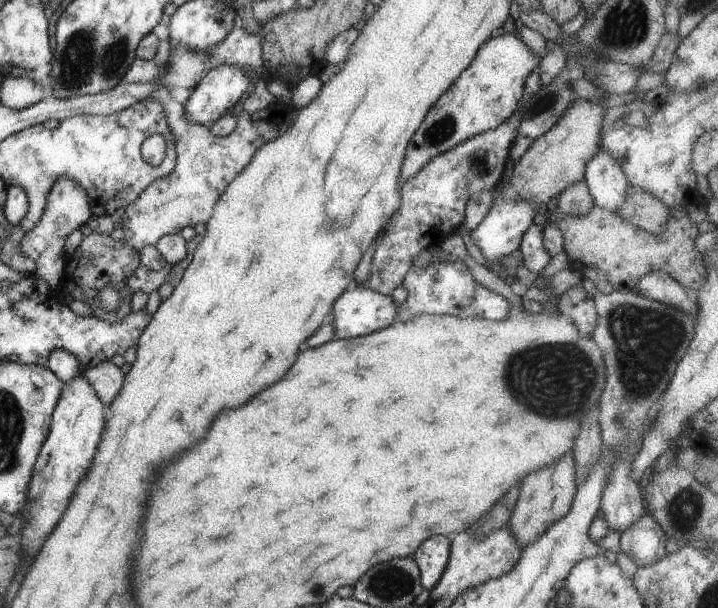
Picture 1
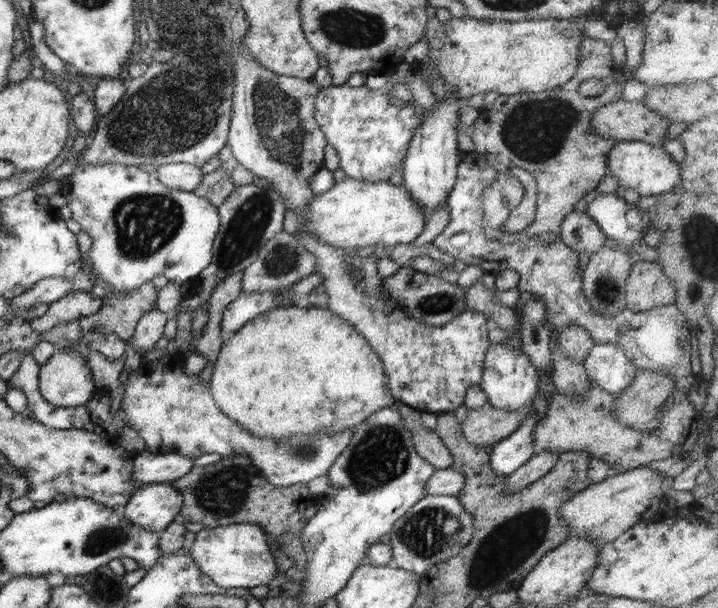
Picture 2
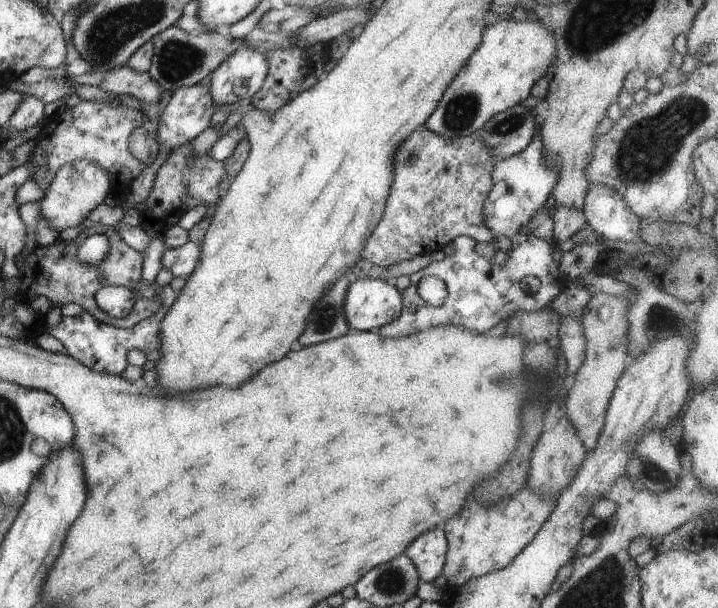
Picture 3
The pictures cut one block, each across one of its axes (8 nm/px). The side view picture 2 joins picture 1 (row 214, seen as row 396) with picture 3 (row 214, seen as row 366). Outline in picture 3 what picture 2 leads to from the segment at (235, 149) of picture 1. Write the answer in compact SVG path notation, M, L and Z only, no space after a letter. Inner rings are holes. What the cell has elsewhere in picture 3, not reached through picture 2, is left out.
M186 144L186 146L180 146L180 148L176 148L174 152L171 152L168 155L168 159L164 162L164 165L158 170L158 174L156 174L156 178L154 178L154 186L152 186L152 192L148 194L148 198L144 200L143 204L145 206L144 210L140 211L141 223L139 226L141 227L142 224L145 226L145 223L148 223L146 226L146 232L149 237L155 235L162 235L157 234L156 222L163 221L167 226L174 227L178 225L182 216L184 216L187 212L196 208L196 206L205 205L205 206L212 206L212 204L218 203L223 196L225 195L225 190L220 188L220 182L224 180L227 176L224 162L214 160L210 154L202 154L202 156L192 156L192 146Z

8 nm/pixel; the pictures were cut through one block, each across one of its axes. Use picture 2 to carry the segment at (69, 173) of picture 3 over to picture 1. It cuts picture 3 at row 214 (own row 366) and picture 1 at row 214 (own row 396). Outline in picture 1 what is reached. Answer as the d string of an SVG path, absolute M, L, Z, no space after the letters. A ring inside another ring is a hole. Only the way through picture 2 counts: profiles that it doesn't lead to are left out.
M60 176L48 196L46 196L46 208L33 230L25 232L20 250L32 260L37 268L35 273L42 278L51 288L51 293L61 281L66 264L64 258L64 240L75 230L80 230L93 217L92 202L88 198L88 192L82 188L82 184Z

